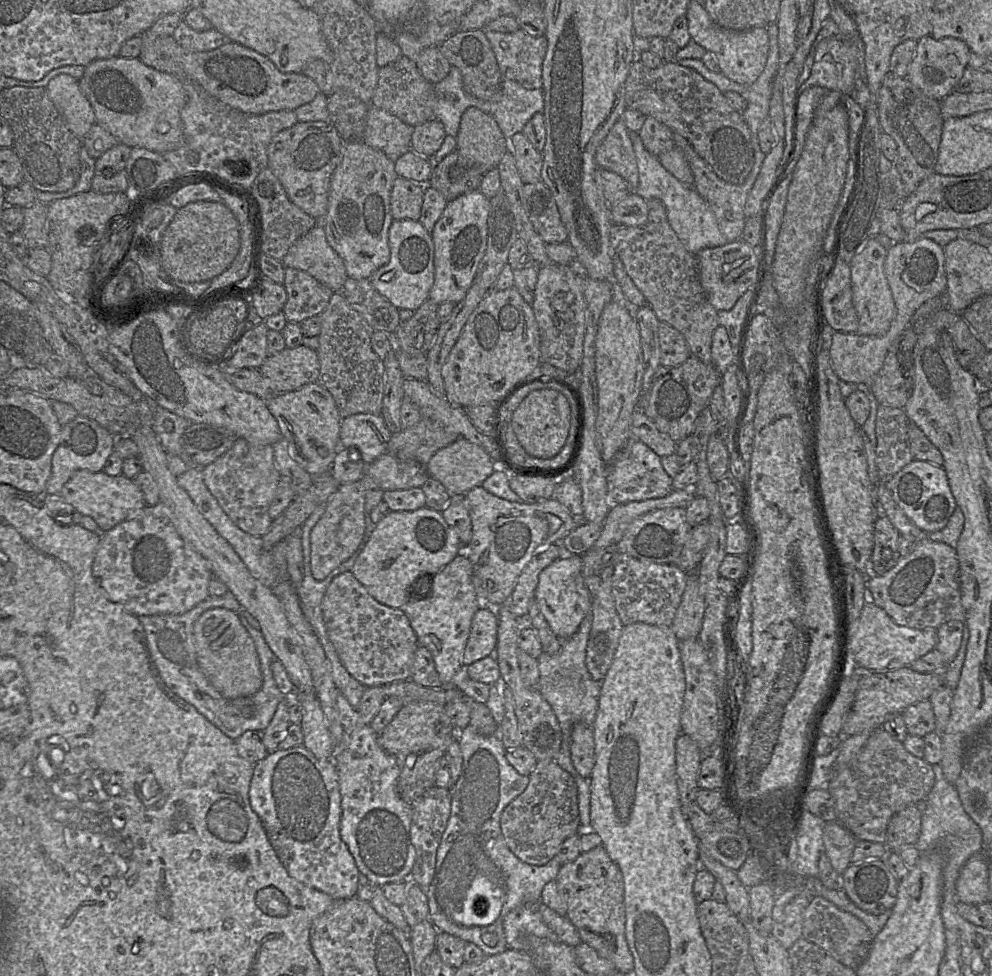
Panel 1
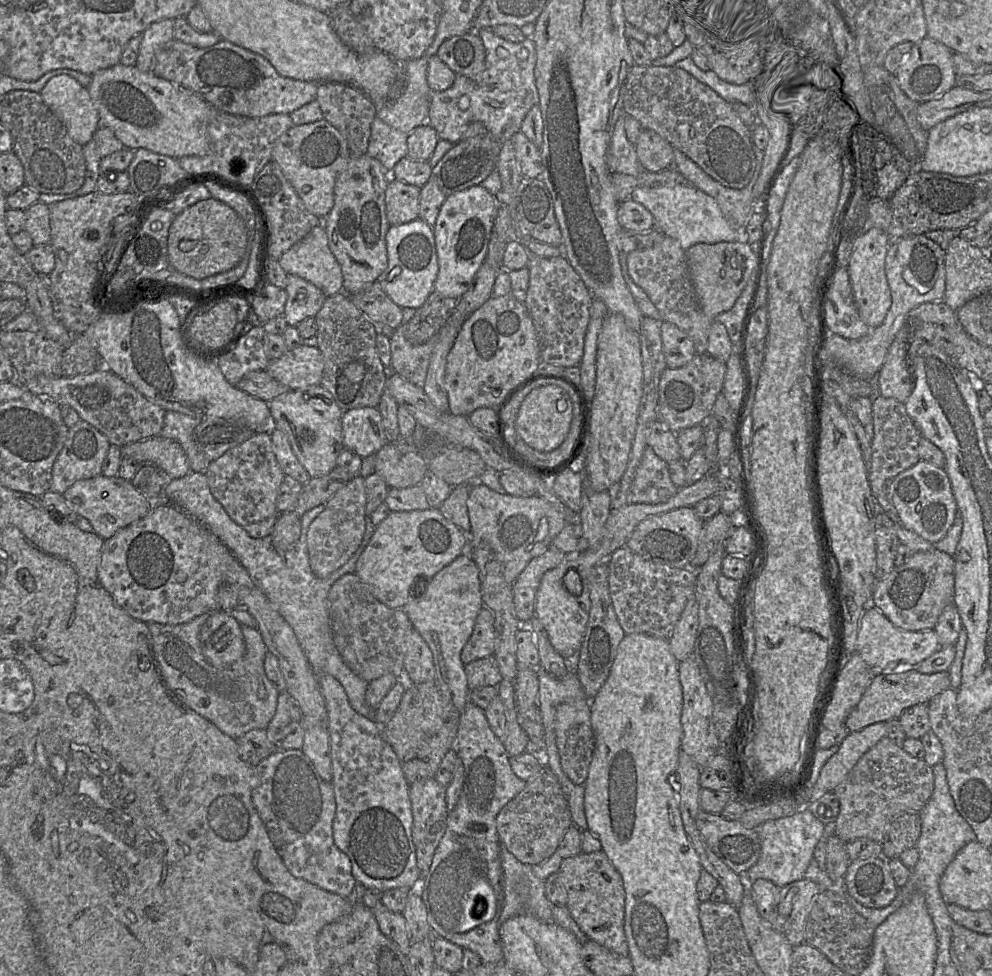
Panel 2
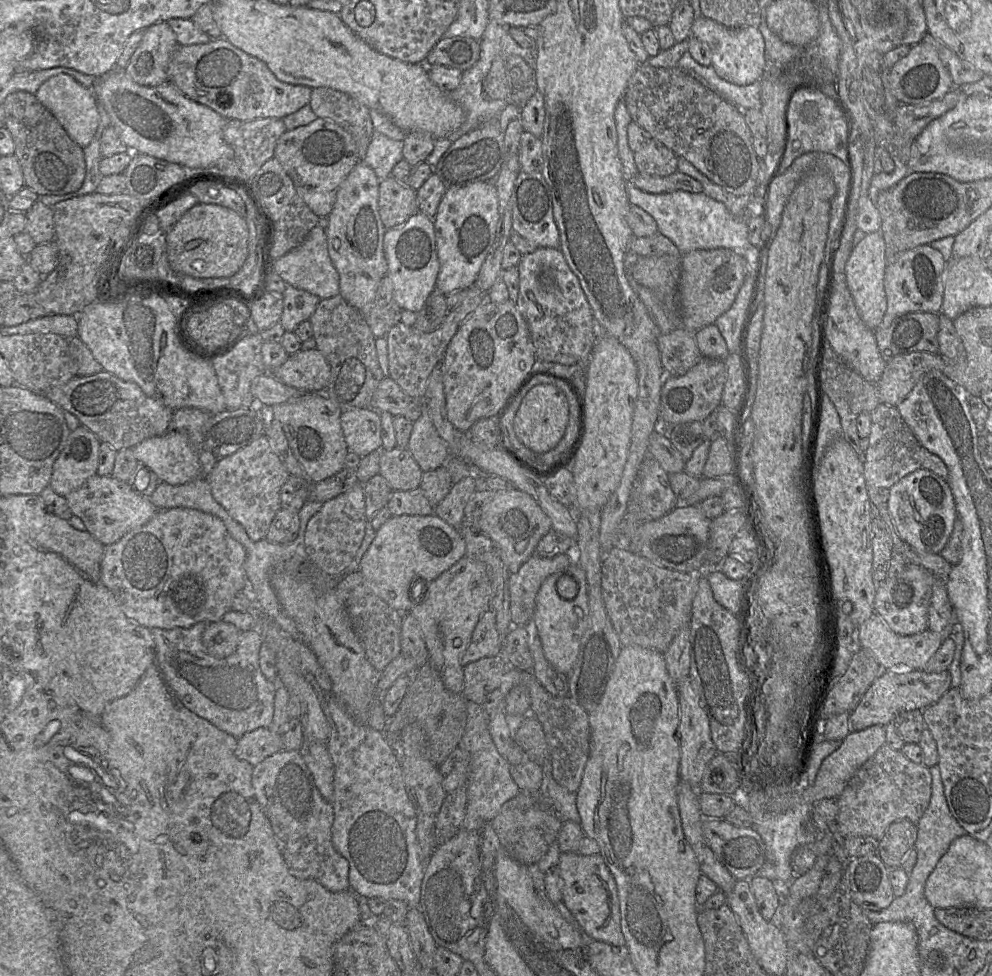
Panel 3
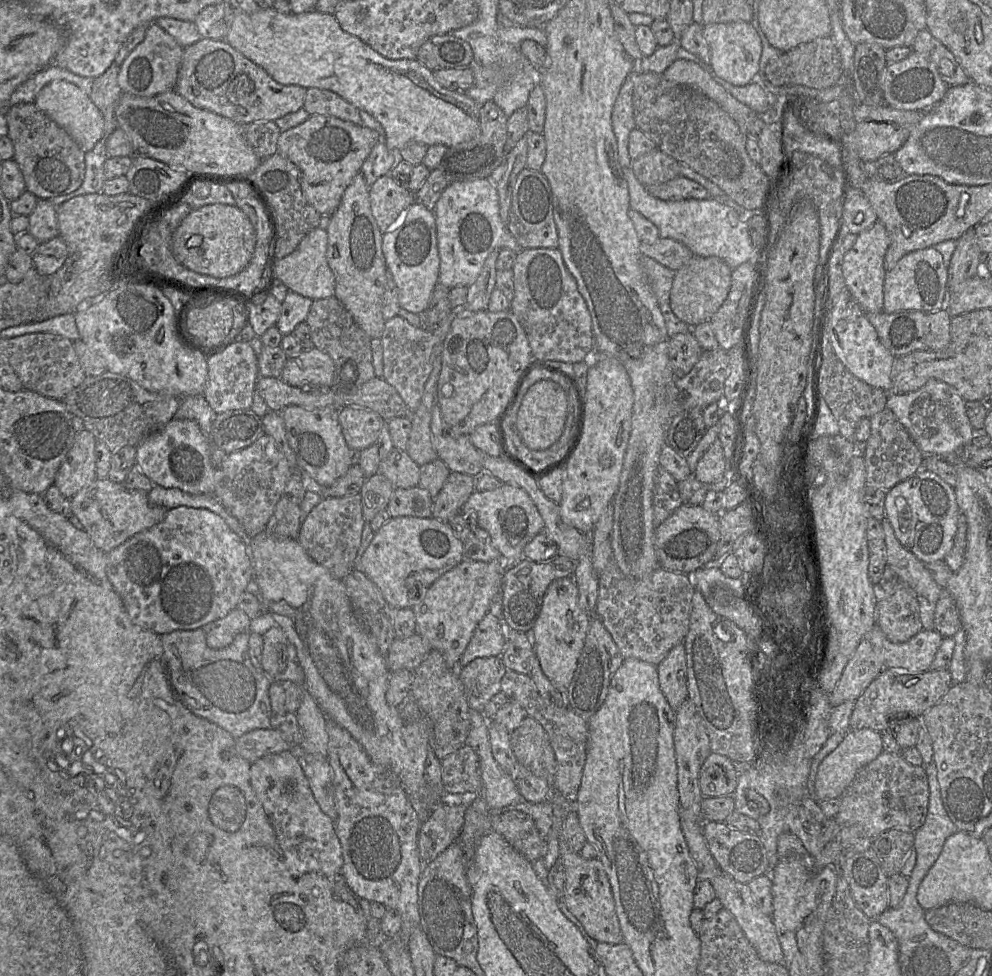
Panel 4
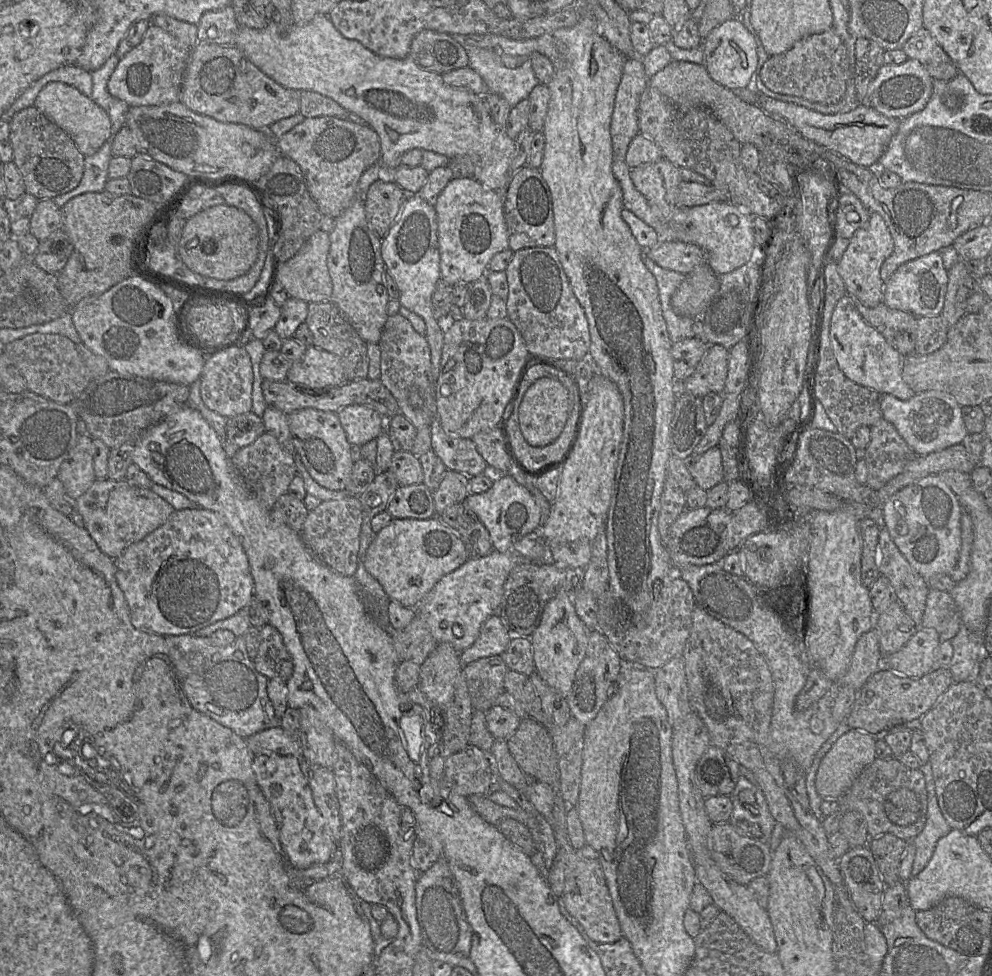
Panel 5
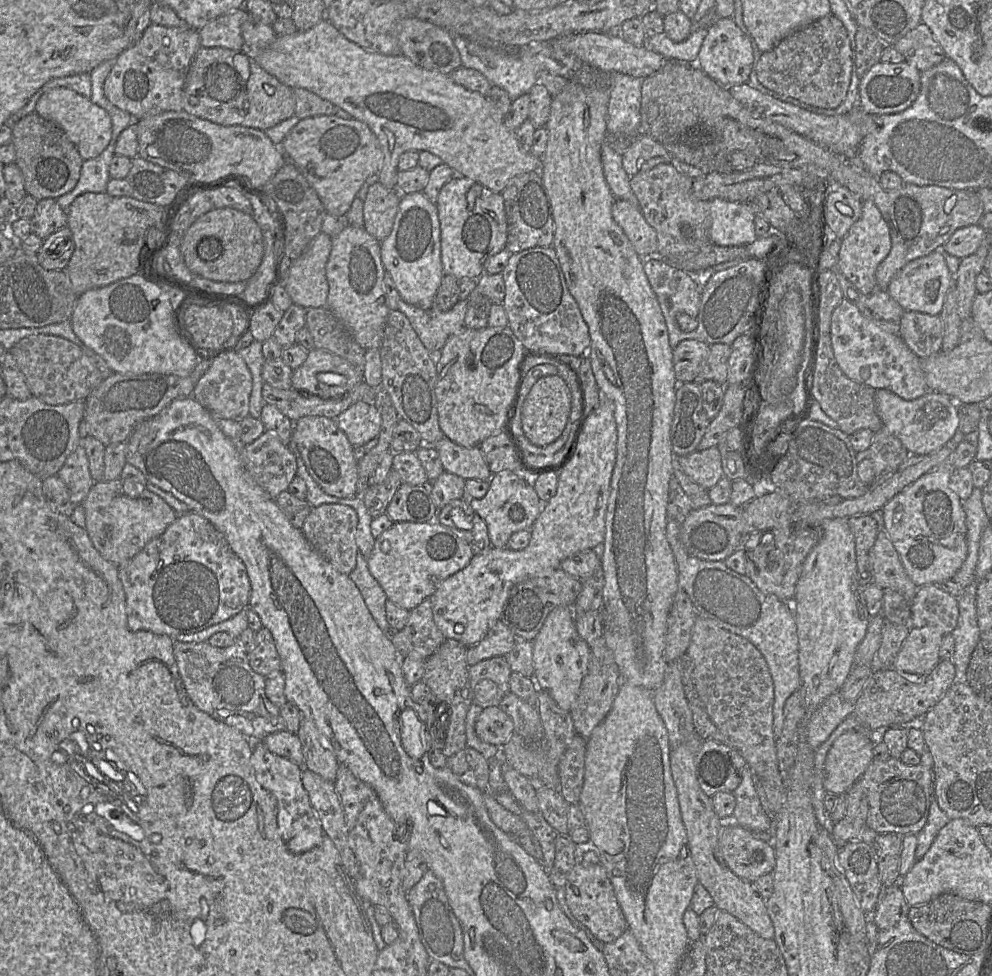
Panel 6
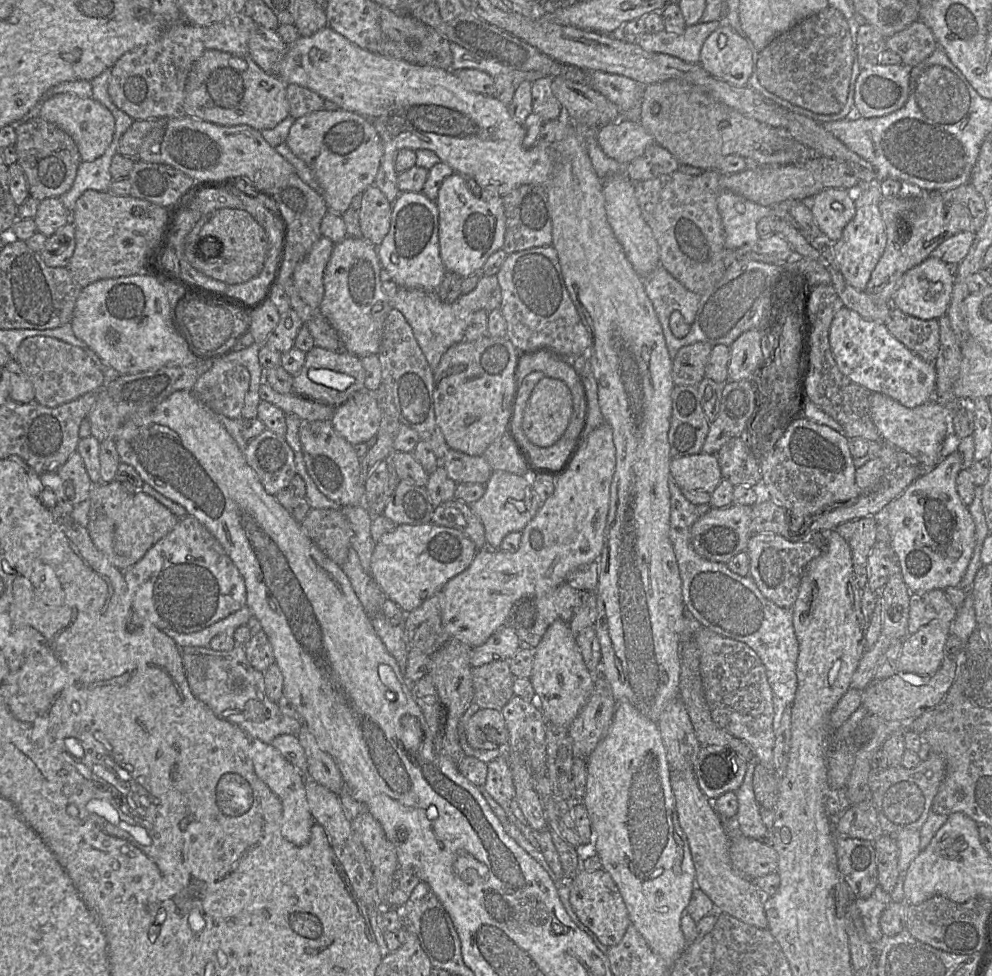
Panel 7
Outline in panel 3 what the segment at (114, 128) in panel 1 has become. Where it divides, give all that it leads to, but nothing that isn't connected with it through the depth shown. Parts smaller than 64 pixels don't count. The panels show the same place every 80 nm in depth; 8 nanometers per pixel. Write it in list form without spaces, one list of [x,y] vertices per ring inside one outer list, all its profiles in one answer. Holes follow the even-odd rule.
[[[115,68],[101,77],[103,79],[96,79],[92,92],[97,103],[104,106],[110,117],[111,126],[115,128],[130,152],[146,154],[194,171],[219,170],[225,168],[233,159],[234,152],[222,136],[227,119],[210,107],[191,100],[171,82],[156,87],[142,86],[134,82],[124,69]]]

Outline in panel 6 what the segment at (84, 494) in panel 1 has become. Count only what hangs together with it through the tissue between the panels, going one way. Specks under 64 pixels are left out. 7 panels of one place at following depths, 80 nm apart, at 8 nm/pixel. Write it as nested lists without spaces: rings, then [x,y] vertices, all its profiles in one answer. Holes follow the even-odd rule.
[[[120,478],[94,482],[81,505],[85,510],[85,529],[92,544],[115,566],[122,566],[131,560],[148,542],[163,534],[178,517],[162,498],[145,489],[145,486],[140,494],[127,495]]]

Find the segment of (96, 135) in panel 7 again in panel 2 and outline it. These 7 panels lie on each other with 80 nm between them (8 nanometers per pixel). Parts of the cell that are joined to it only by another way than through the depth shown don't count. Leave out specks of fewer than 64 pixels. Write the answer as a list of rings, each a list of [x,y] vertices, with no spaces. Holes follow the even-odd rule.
[[[62,74],[52,77],[40,94],[76,143],[84,146],[92,139],[99,127],[99,112],[86,87]]]

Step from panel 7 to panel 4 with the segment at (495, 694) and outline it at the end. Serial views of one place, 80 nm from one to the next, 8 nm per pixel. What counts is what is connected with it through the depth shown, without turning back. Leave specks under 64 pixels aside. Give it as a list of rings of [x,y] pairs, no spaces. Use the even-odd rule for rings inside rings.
[[[501,656],[478,657],[458,668],[471,710],[483,713],[489,700],[501,691],[500,682],[506,670]]]

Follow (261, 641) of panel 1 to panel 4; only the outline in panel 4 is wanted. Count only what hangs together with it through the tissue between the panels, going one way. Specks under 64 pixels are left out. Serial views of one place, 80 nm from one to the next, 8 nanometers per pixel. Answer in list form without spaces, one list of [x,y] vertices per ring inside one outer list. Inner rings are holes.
[[[203,628],[161,635],[171,684],[182,703],[195,715],[228,731],[235,739],[256,729],[271,728],[268,690],[272,680],[252,664],[249,634],[249,631],[236,634],[232,643],[222,649],[207,645]]]

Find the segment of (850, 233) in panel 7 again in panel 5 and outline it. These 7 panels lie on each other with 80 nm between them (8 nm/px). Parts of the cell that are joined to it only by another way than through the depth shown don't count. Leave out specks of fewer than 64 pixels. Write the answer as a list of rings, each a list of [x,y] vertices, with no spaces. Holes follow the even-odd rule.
[[[870,212],[868,222],[855,231],[838,263],[838,272],[849,296],[855,296],[868,307],[875,307],[883,302],[885,282],[881,279],[880,270],[883,262],[892,254],[893,250],[893,238],[884,219],[879,213]]]

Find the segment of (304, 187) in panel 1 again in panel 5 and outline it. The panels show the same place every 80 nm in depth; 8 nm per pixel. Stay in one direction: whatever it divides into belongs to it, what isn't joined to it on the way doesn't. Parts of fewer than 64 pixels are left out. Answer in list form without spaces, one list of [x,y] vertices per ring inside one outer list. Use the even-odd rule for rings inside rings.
[[[332,116],[305,118],[274,141],[279,152],[299,166],[321,214],[333,219],[350,206],[361,175],[380,162],[381,157],[381,144],[374,129],[367,124]]]

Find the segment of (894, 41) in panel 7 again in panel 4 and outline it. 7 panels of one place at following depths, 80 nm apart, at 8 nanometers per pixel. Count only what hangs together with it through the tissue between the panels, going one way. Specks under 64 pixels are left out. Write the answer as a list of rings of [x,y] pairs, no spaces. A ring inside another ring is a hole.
[[[925,28],[917,34],[911,49],[926,56],[936,66],[940,77],[949,87],[971,81],[953,53],[928,29]]]

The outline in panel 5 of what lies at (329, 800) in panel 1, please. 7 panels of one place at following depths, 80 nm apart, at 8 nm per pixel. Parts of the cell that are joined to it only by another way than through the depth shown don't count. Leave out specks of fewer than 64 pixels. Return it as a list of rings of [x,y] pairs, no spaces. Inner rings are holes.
[[[261,753],[254,756],[252,769],[258,786],[270,804],[280,843],[291,864],[304,869],[327,863],[336,856],[338,843],[329,836],[327,823],[314,803],[312,791],[301,770],[301,757]]]

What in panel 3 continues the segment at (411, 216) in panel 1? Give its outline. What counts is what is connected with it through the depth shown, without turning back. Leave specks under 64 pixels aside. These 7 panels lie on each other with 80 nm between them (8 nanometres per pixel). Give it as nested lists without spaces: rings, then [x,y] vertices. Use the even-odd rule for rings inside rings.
[[[392,176],[380,180],[378,210],[386,229],[400,227],[419,211],[416,191]]]

